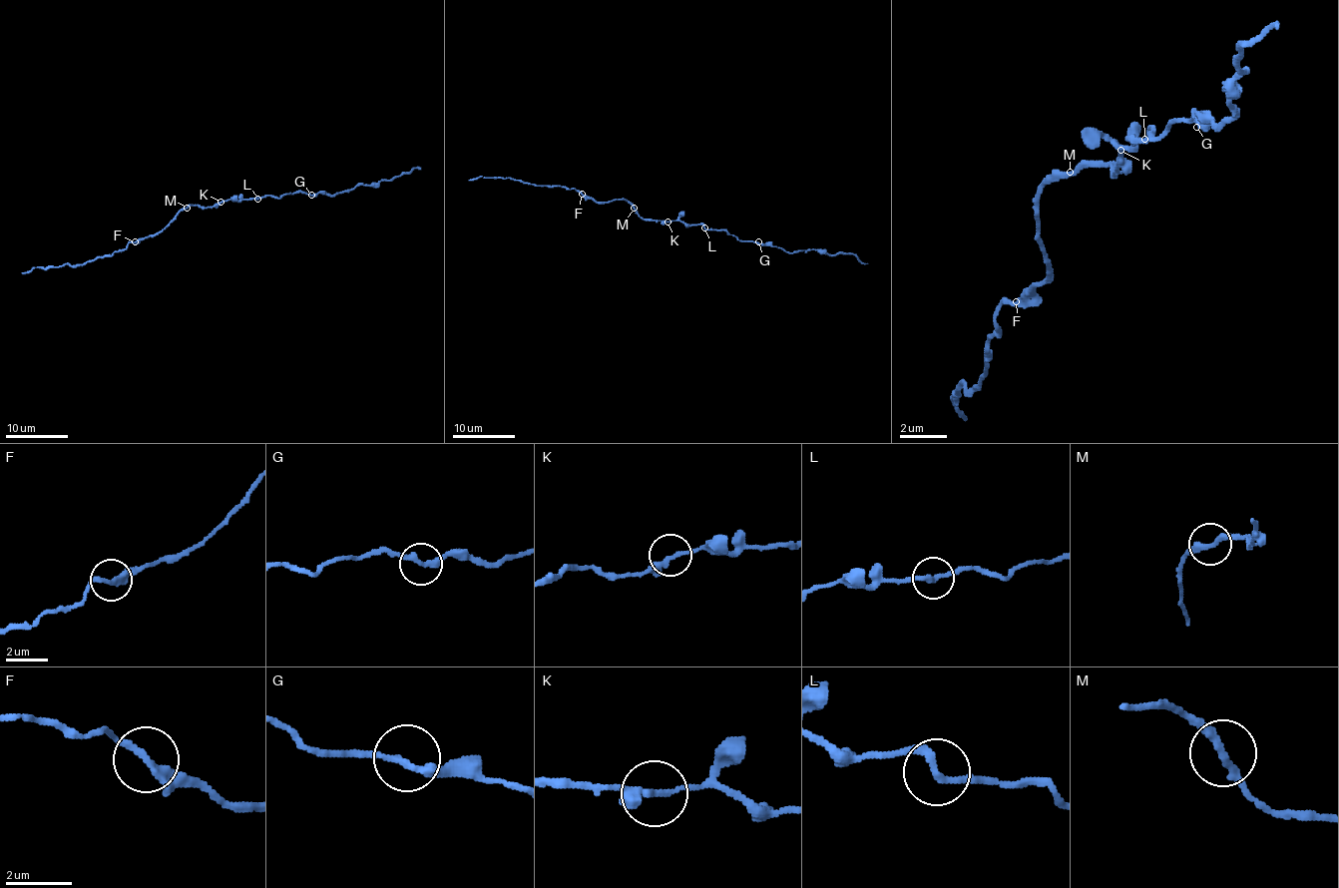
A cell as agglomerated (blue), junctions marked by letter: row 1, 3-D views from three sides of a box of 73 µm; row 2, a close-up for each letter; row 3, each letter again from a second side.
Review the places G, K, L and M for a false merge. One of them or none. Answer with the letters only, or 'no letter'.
no letter

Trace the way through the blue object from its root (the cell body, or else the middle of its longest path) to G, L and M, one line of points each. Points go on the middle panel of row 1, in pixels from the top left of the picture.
G: (663, 222), (681, 221), (686, 224), (725, 229), (743, 241), (758, 241)
L: (663, 222), (681, 221), (686, 224), (701, 224), (704, 227)
M: (663, 222), (644, 221), (635, 208)

